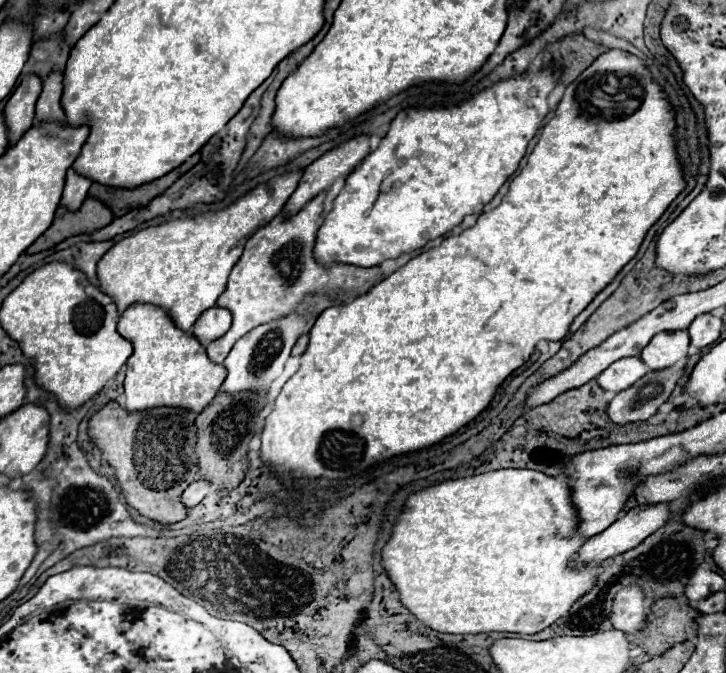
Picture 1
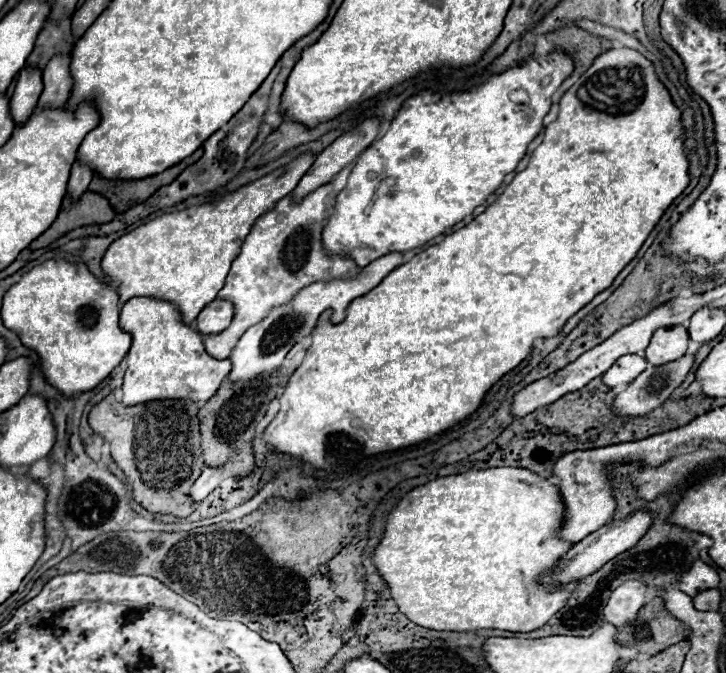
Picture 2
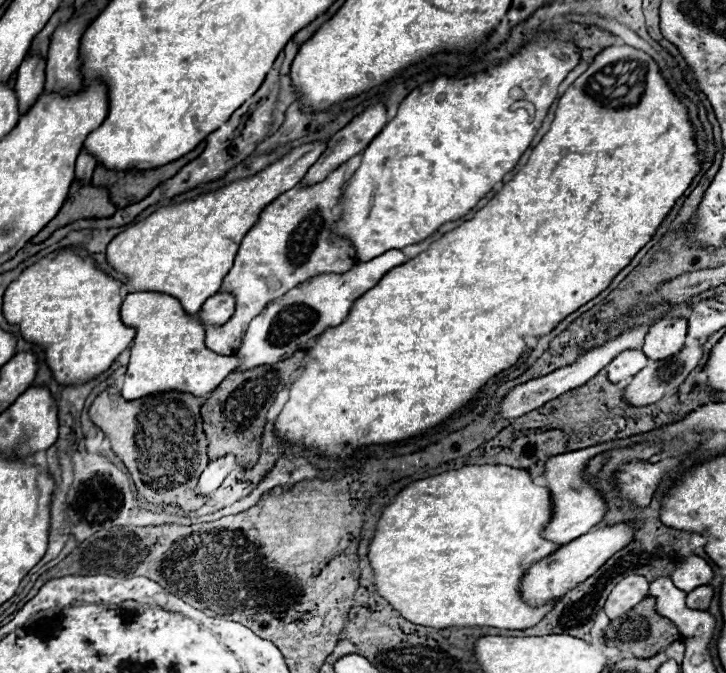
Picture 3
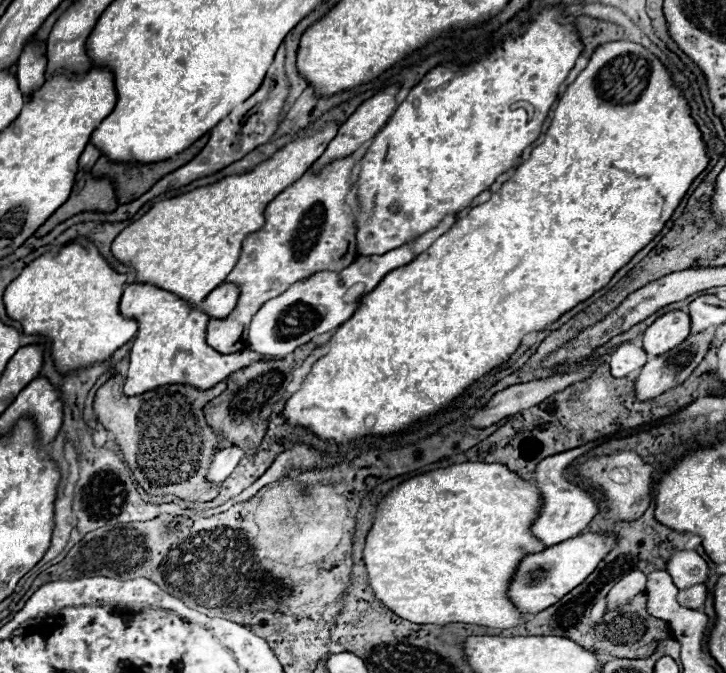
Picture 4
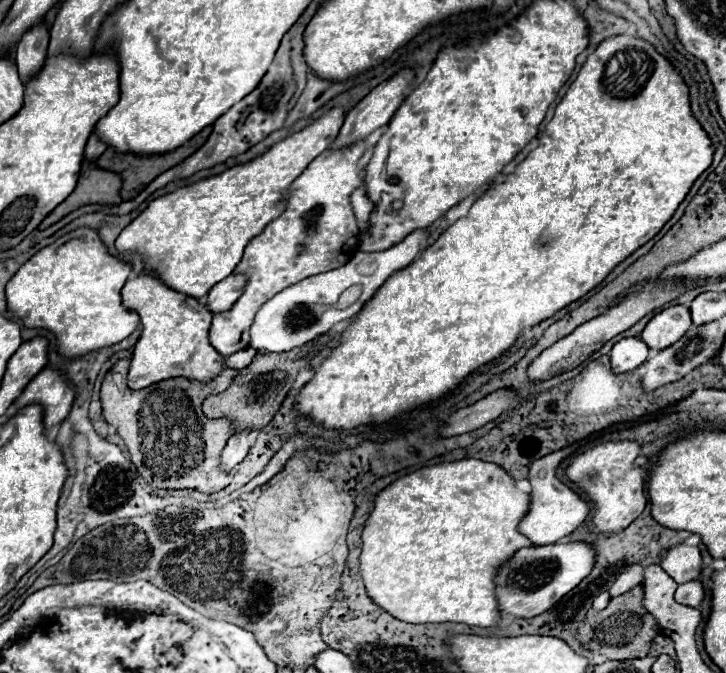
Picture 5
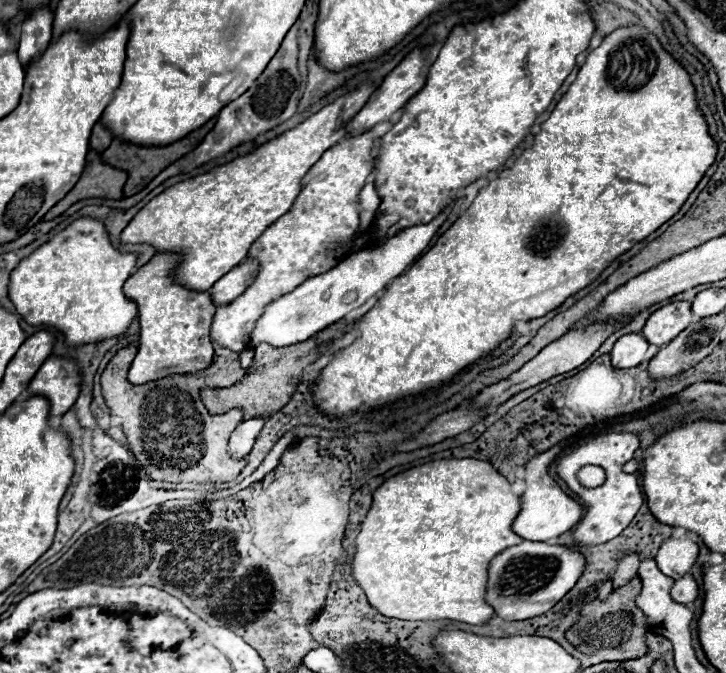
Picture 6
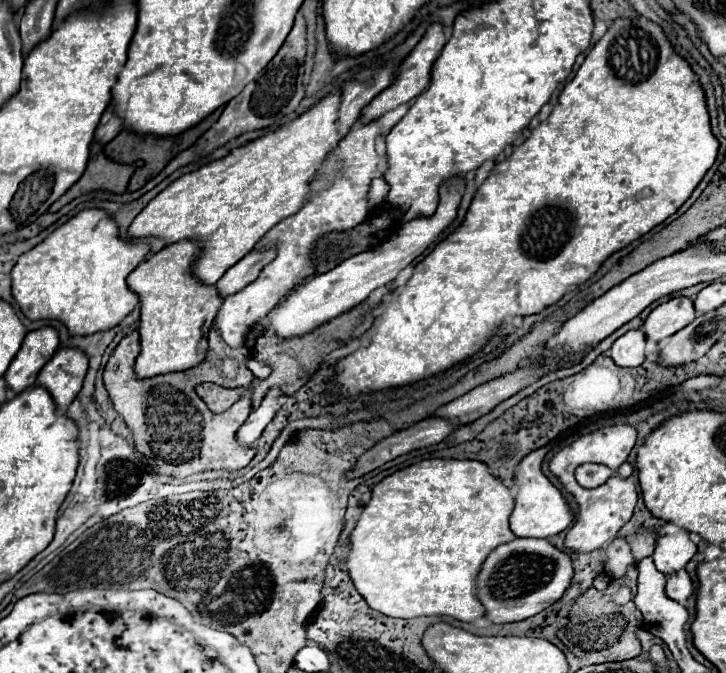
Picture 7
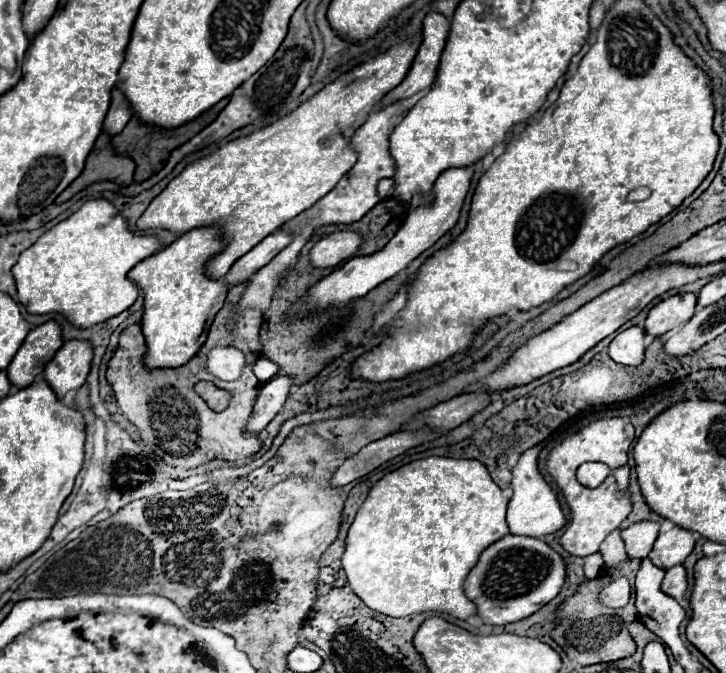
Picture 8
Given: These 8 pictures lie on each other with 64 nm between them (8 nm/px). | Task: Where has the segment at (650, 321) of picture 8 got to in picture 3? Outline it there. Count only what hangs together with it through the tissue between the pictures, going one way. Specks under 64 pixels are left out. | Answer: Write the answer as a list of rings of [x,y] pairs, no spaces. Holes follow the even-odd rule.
[[[662,318],[654,322],[644,340],[644,354],[650,360],[668,358],[684,346],[688,334],[688,320],[686,318]]]

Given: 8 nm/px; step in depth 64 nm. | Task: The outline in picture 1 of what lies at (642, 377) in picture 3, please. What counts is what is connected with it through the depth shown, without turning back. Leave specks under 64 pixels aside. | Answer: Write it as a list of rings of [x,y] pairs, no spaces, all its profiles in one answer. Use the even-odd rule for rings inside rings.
[[[688,356],[664,370],[650,370],[644,374],[644,378],[640,378],[640,382],[618,392],[608,404],[610,420],[616,424],[628,424],[648,420],[652,414],[656,414],[684,374],[686,360]]]

